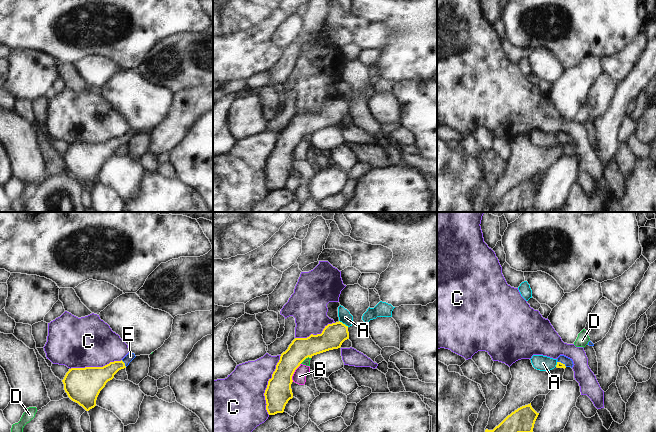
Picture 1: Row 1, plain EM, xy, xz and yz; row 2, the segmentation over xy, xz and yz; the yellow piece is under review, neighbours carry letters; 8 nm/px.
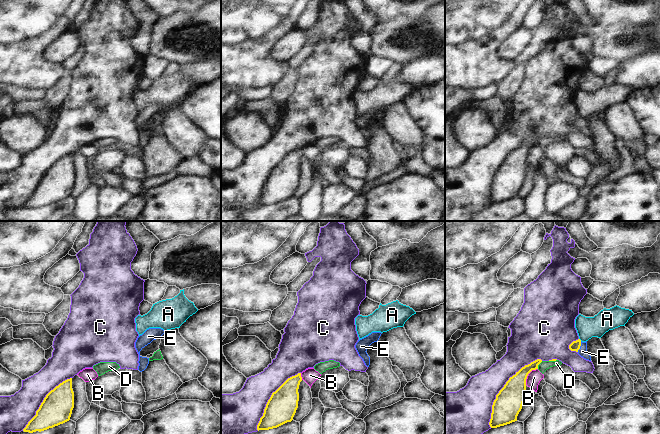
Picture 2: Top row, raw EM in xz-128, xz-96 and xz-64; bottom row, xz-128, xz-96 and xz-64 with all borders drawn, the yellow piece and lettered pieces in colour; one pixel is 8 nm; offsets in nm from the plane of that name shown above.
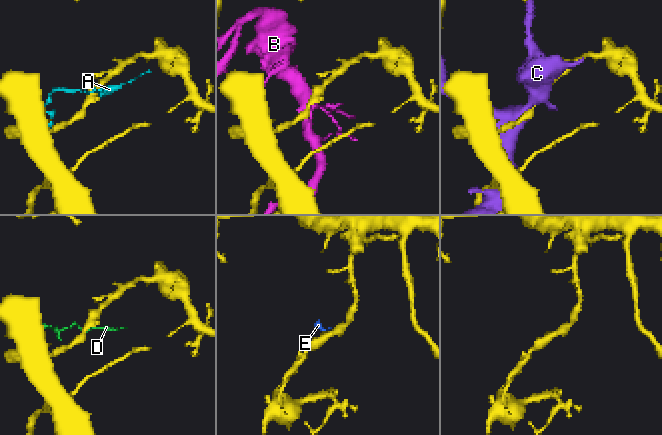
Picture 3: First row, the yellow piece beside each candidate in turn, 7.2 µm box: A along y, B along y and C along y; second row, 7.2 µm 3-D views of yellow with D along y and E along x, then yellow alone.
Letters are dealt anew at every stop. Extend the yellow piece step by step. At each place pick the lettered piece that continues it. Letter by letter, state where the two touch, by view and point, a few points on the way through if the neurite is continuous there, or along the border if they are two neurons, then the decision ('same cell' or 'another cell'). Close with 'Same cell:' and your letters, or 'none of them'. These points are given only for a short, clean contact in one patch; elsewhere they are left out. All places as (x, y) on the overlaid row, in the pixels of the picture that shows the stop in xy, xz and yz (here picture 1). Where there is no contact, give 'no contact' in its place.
A: contact xz (344, 324); border xz (339, 320), (348, 326); another cell
B: contact xz (294, 371); another cell
C: contact xz (267, 385); another cell
D: contact xz (305, 358); border xz (310, 357), (307, 357), (300, 363); another cell
E: contact xy (124, 363); way xy (97, 377), (124, 363), (130, 356); same cell
Same cell: E

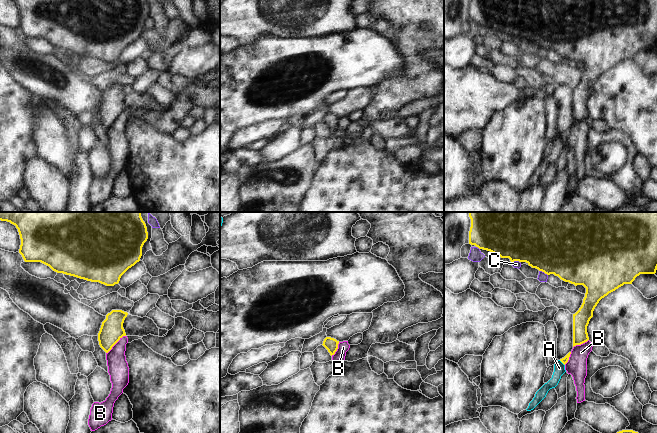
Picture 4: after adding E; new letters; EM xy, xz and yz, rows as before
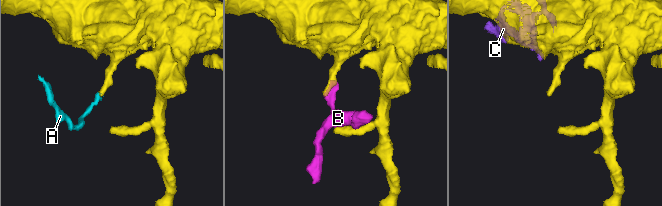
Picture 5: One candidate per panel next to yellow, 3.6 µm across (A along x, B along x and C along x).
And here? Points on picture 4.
A: contact yz (562, 362); border yz (559, 360), (564, 365); another cell
B: contact xy (115, 343); border xy (125, 335), (106, 353); another cell
C: contact yz (543, 271); another cell
Same cell: none of them

